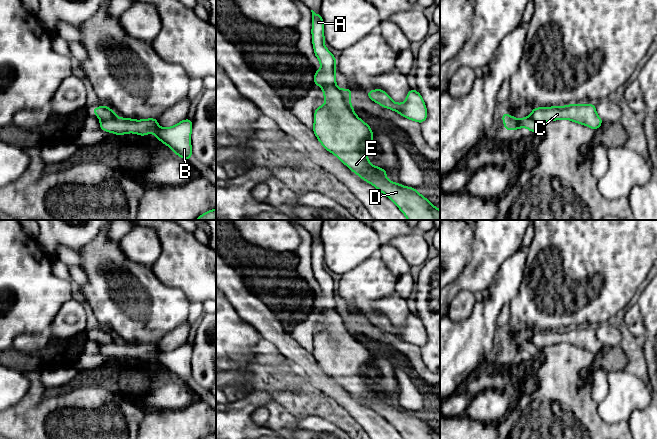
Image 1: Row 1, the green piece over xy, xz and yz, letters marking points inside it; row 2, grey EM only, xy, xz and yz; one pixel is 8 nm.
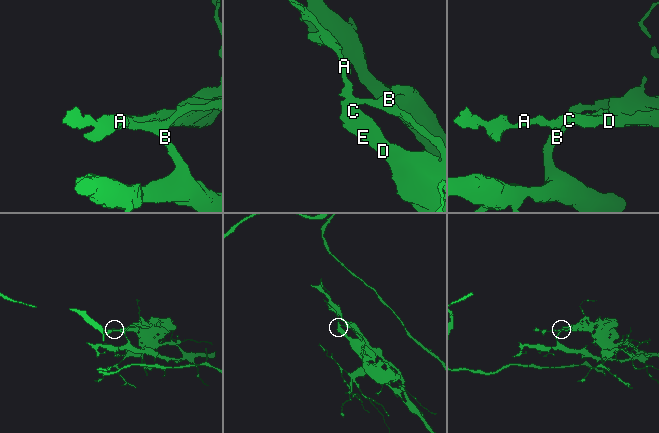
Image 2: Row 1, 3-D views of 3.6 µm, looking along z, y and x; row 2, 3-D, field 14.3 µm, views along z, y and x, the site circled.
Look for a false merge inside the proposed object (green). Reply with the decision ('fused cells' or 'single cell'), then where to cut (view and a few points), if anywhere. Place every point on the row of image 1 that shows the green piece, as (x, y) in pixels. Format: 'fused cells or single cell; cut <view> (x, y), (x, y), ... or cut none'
fused cells; cut xz (321, 85), (331, 85), (337, 88)

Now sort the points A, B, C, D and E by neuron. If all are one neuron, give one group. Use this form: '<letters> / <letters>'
A B / C D E

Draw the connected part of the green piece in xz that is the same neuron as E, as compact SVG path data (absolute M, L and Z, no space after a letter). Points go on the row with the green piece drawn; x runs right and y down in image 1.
M321 86L321 88L326 102L316 108L312 130L324 149L333 153L352 172L391 199L408 220L440 220L440 210L415 188L388 180L387 171L372 165L367 159L367 152L374 153L377 150L371 142L374 133L370 126L355 114L353 105L342 89L332 86Z

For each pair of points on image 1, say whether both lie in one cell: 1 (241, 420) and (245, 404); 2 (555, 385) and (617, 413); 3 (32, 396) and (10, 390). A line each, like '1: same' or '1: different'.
1: same
2: different
3: different

